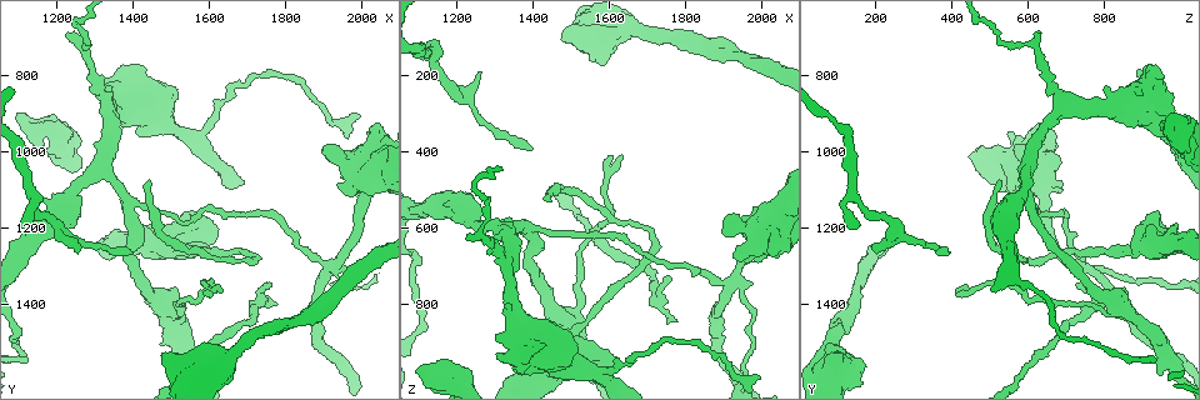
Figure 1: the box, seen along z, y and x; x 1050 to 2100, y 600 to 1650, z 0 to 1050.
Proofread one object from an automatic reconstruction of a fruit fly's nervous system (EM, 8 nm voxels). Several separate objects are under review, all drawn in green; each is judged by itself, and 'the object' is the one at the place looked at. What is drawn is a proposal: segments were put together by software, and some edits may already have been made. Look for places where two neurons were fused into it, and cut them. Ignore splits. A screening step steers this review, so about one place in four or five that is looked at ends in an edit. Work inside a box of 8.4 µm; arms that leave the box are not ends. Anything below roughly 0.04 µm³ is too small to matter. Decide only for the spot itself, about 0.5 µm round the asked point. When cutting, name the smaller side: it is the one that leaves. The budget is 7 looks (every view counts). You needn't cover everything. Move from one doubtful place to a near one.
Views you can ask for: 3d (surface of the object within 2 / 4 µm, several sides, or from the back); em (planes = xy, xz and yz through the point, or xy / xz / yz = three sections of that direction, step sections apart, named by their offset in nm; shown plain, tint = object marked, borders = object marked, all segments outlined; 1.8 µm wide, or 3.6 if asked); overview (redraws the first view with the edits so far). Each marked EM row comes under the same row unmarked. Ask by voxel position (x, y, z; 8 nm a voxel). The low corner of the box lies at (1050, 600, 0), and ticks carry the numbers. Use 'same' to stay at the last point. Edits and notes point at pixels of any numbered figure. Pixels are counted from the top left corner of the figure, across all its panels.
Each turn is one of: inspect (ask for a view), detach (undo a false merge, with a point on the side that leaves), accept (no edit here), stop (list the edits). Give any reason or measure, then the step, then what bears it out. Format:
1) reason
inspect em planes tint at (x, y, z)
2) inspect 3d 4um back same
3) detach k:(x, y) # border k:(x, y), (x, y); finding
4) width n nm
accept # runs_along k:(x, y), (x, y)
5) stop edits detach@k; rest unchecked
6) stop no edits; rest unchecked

inspect em planes tint at (1725, 1290, 630)

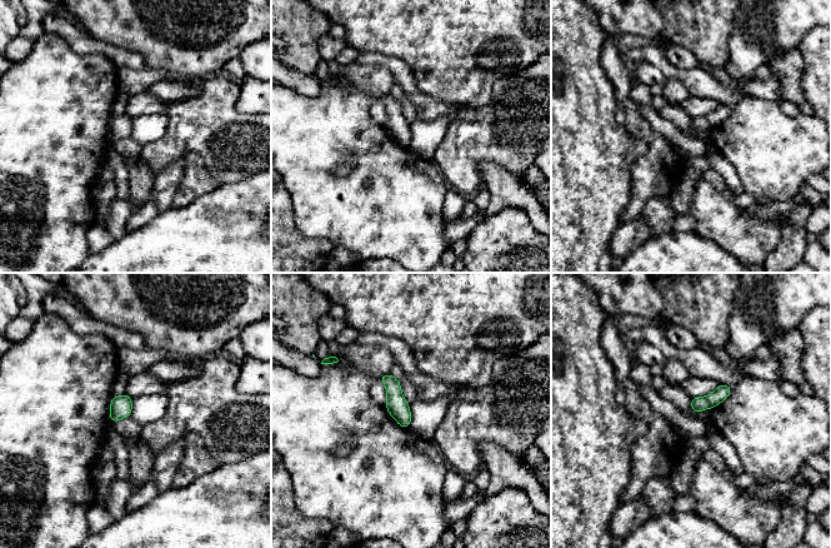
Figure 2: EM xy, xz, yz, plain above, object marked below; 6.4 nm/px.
width 100 nm
accept # runs_along 2:(727, 389), (714, 399), (694, 407); continuous, no second neuron

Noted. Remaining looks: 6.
two arms in line, one across
inspect 3d 2um at (1345, 895, 755)

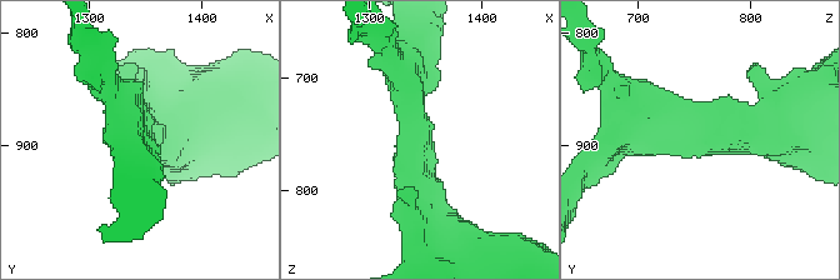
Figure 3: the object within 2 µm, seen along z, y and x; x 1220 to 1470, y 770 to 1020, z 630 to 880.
inspect em xz step 4 tint at (1340, 892, 758)

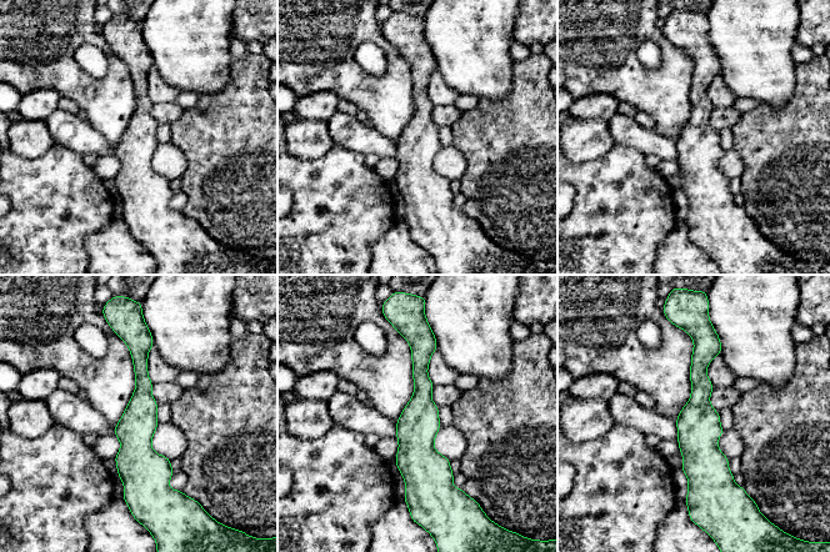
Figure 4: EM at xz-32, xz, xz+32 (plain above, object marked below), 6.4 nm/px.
inspect em xy step 4 tint same

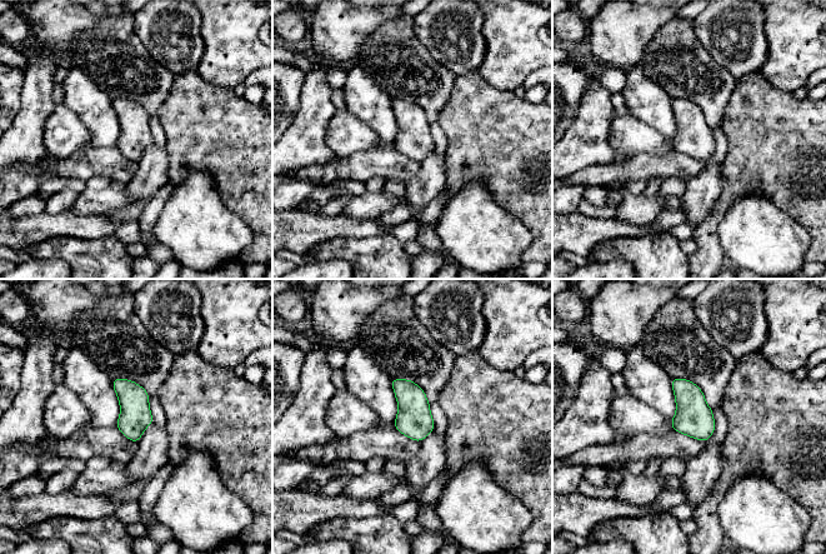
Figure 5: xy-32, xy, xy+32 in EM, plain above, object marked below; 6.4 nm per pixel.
width 200 nm
accept # all the same neuron

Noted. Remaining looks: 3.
two arms in line, one across
inspect 3d 2um at (1470, 1250, 915)

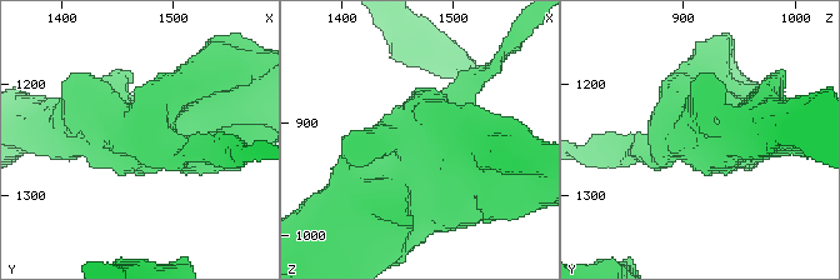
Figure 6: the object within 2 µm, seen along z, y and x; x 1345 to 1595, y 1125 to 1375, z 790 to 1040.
inspect em xy step 16 tint at (1474, 1246, 908)

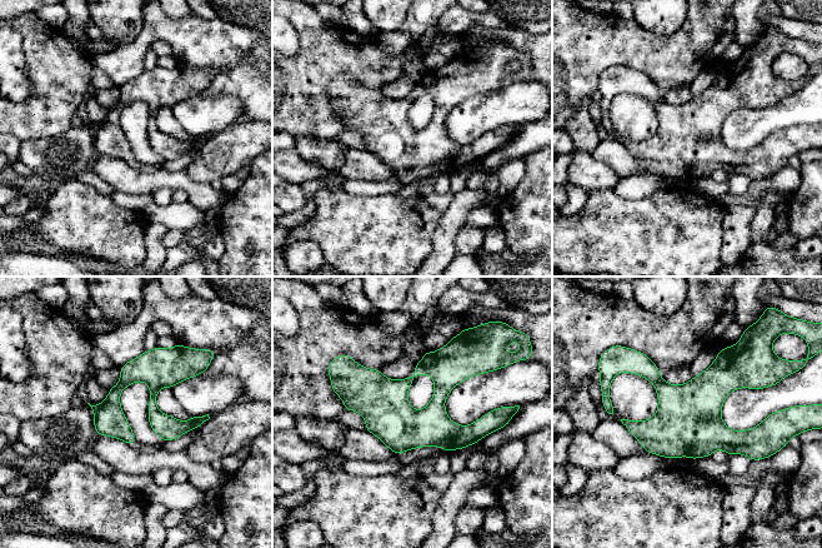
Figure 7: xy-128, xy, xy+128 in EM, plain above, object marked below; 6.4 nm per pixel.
another direction
inspect em xz step 4 tint same

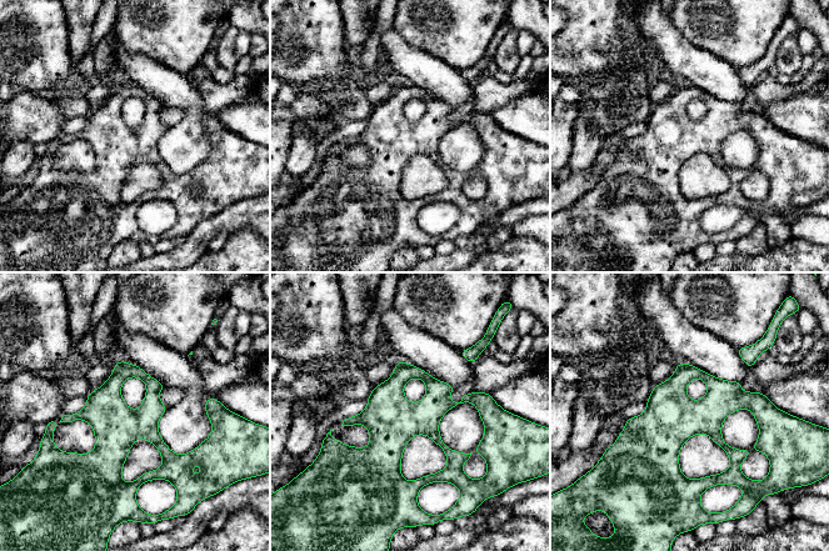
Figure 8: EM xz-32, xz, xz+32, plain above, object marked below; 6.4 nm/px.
accept # all the same neuron

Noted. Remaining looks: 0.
stop no edits; rest unchecked

